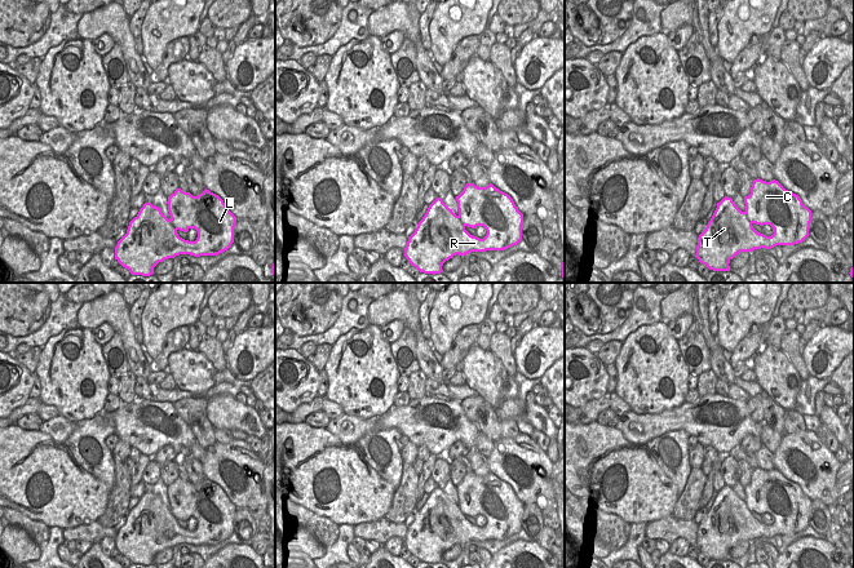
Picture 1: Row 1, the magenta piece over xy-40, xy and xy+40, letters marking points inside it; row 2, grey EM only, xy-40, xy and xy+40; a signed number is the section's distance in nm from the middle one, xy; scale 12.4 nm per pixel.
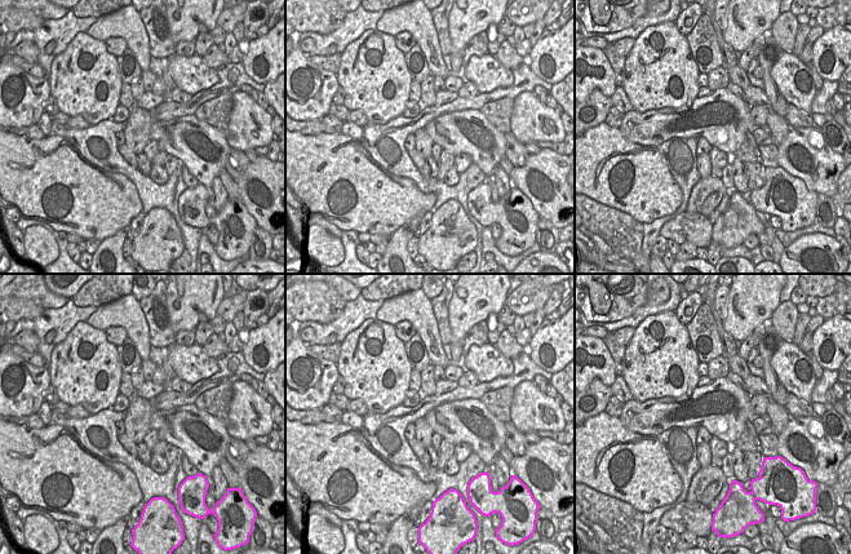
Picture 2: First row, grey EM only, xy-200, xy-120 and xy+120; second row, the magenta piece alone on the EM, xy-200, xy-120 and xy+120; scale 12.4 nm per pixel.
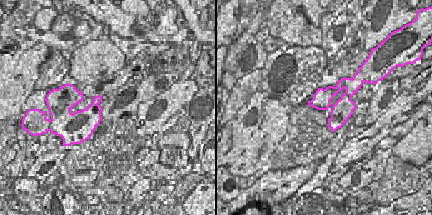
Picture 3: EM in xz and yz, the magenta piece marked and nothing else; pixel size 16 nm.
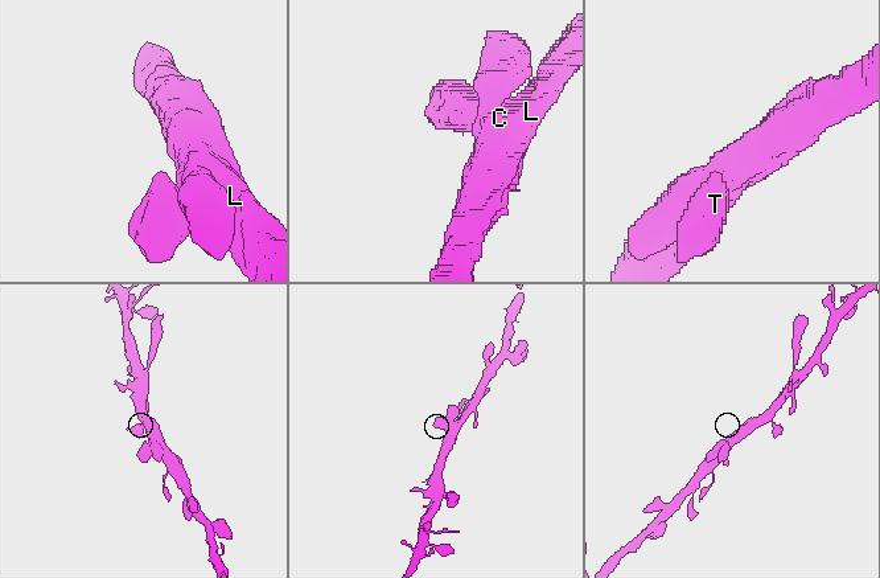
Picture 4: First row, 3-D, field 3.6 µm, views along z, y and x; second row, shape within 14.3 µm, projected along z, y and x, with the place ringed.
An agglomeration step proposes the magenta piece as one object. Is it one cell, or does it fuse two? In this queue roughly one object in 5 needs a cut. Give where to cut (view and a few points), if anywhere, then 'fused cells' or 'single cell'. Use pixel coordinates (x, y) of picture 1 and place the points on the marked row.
cut none; single cell

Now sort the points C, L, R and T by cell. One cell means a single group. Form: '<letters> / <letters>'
C L R T

